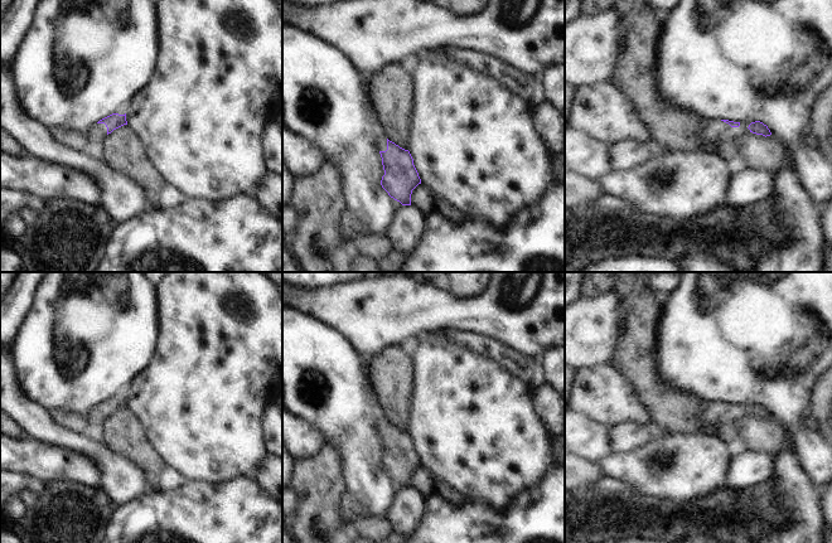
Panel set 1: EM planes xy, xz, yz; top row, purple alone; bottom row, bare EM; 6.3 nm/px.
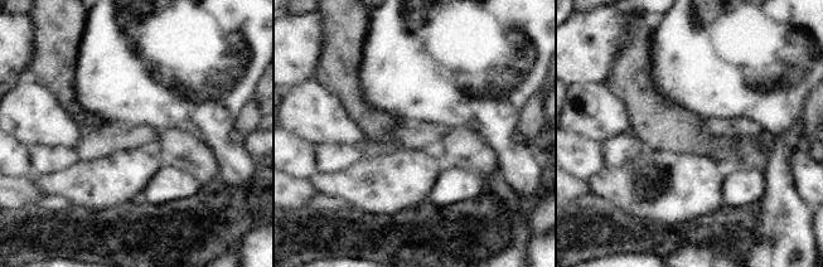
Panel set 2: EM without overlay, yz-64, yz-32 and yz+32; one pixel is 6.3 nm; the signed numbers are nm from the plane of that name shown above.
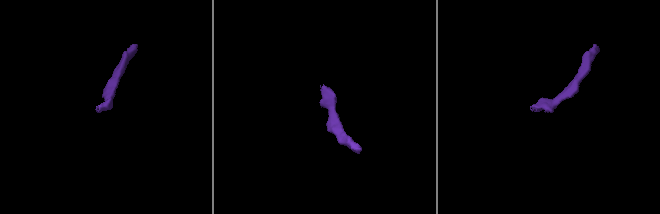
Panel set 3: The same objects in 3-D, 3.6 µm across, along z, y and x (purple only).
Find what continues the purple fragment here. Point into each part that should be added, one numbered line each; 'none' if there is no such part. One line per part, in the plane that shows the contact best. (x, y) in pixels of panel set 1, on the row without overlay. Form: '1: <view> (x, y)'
1: yz (715, 413)

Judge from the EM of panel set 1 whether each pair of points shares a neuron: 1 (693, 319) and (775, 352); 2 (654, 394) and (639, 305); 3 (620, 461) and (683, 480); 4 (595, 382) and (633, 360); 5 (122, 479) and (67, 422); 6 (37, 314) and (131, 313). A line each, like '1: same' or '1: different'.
1: same
2: same
3: same
4: different
5: different
6: same

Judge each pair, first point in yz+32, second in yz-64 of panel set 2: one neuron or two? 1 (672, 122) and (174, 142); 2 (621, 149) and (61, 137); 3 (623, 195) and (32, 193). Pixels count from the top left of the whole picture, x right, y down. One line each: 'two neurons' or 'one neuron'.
1: two neurons
2: two neurons
3: two neurons

